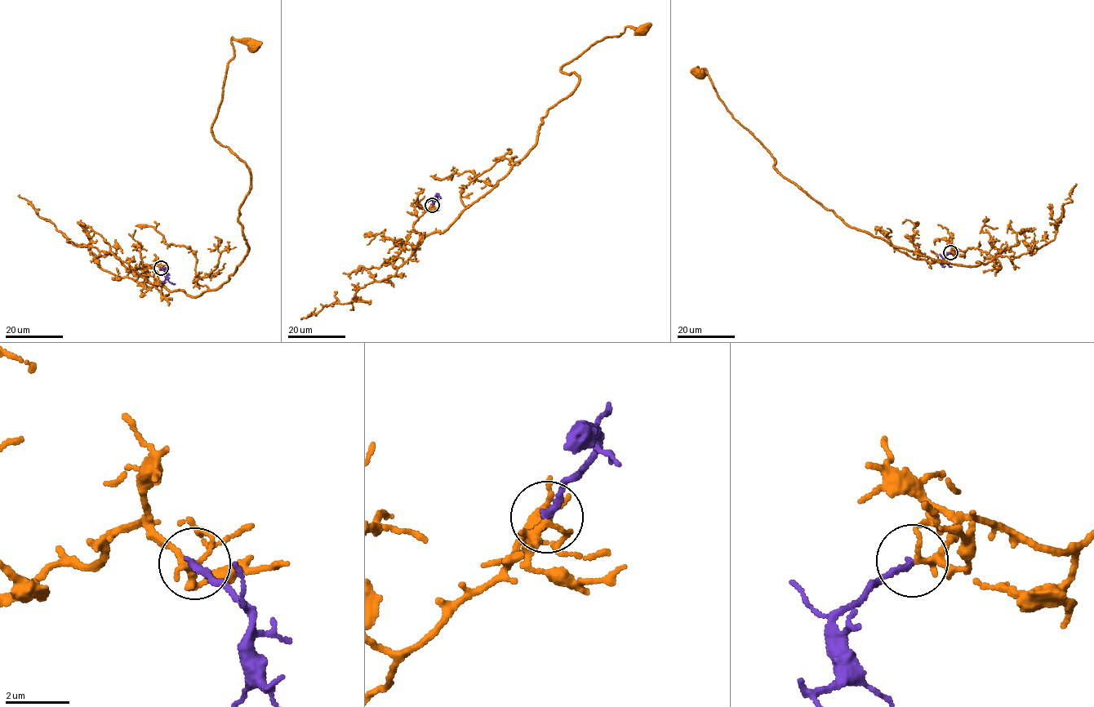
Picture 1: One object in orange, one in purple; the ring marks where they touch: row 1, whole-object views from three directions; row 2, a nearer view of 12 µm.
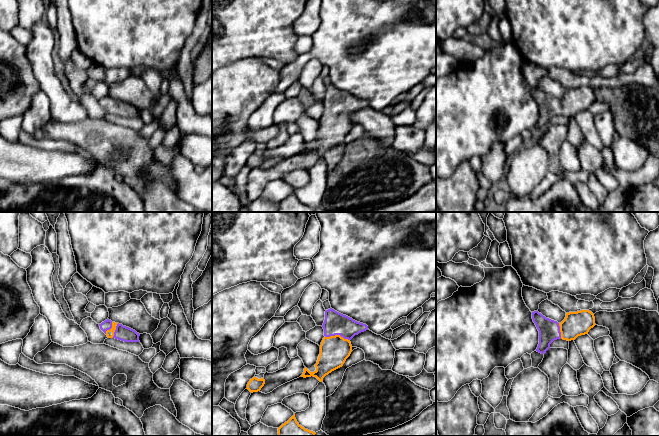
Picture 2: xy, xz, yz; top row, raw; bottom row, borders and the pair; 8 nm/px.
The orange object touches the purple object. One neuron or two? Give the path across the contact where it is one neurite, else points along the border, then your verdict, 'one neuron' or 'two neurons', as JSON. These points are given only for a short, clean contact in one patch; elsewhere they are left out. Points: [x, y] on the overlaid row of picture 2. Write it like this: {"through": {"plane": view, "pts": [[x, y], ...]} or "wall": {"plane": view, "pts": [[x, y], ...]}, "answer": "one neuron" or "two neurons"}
{"through": {"plane": "xz", "pts": [[334, 350], [337, 335], [335, 323]]}, "answer": "one neuron"}

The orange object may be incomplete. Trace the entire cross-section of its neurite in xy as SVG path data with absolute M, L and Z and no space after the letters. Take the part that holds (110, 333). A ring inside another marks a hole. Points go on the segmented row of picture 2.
M107 319L99 324L99 326L108 338L115 338L124 342L140 342L140 334L129 327L123 326L122 324L115 323Z

